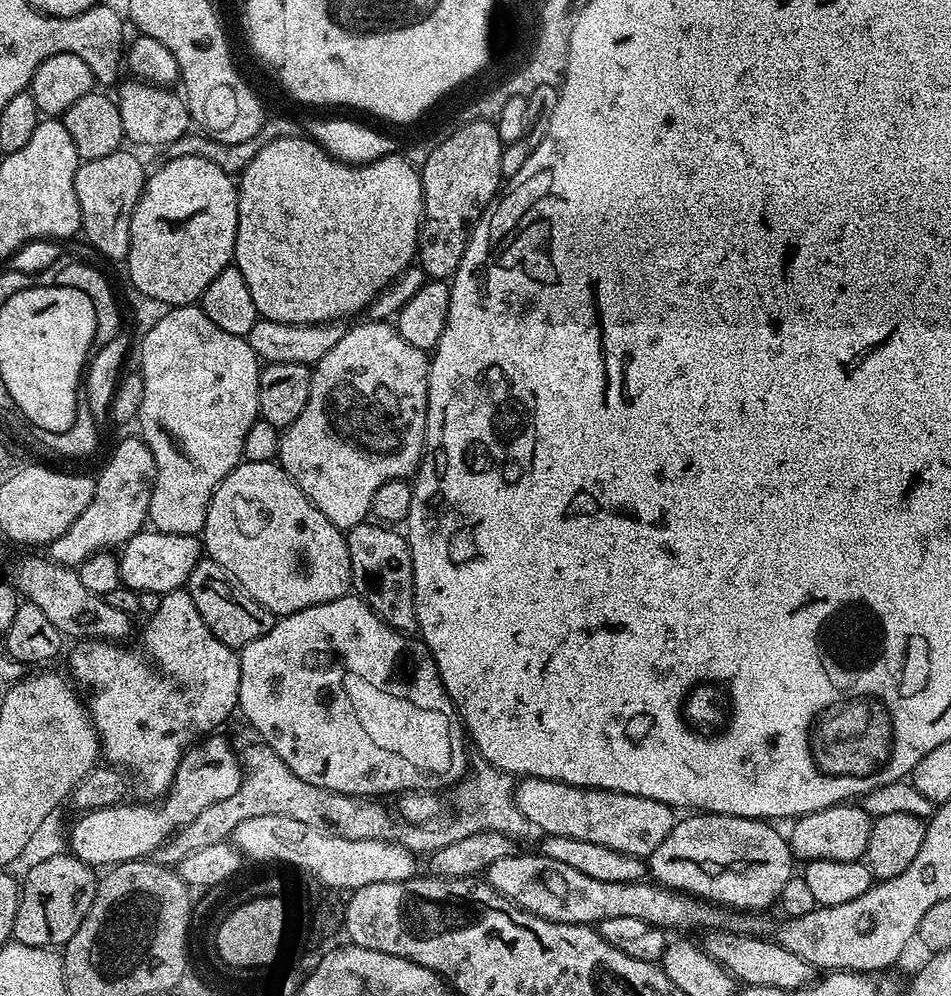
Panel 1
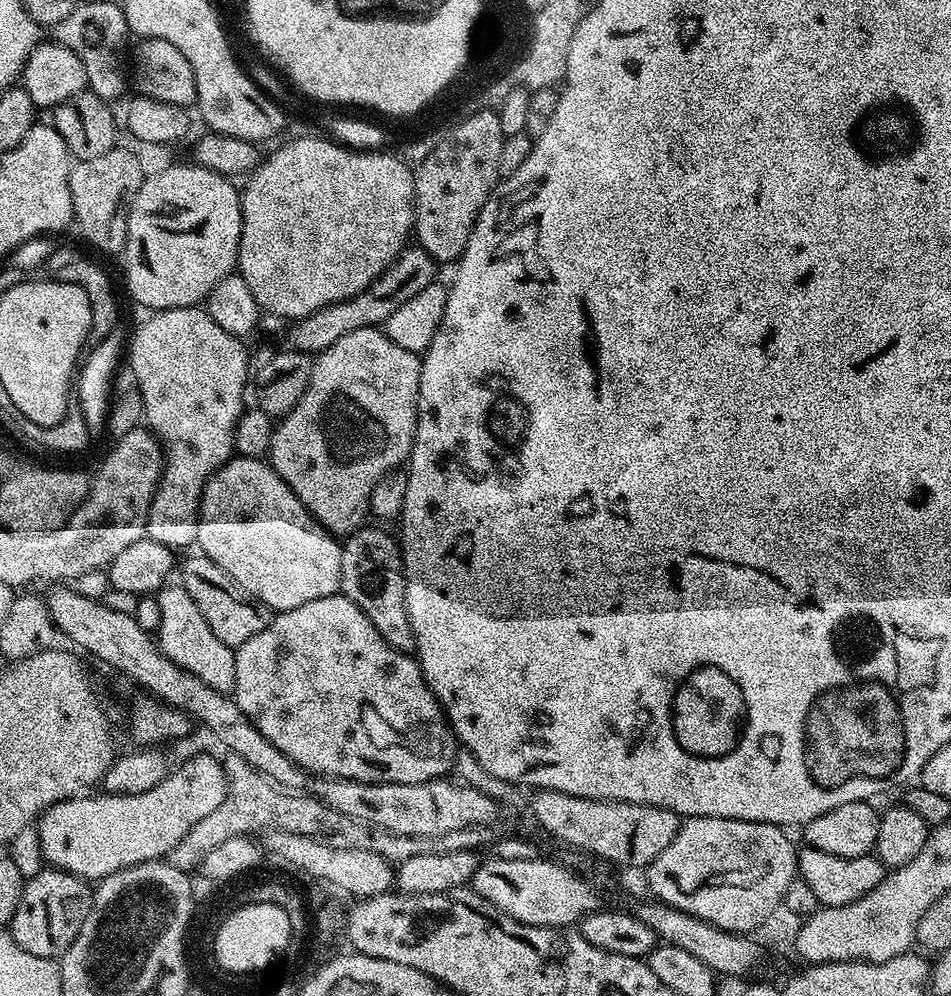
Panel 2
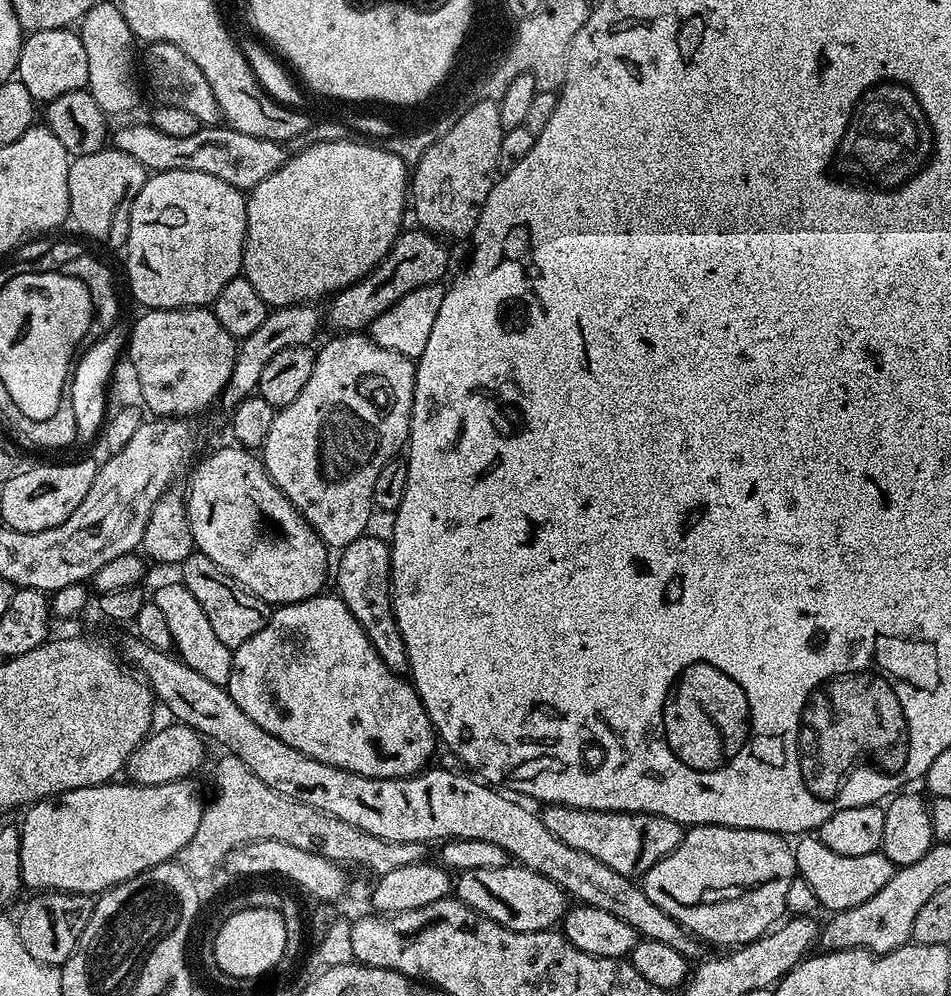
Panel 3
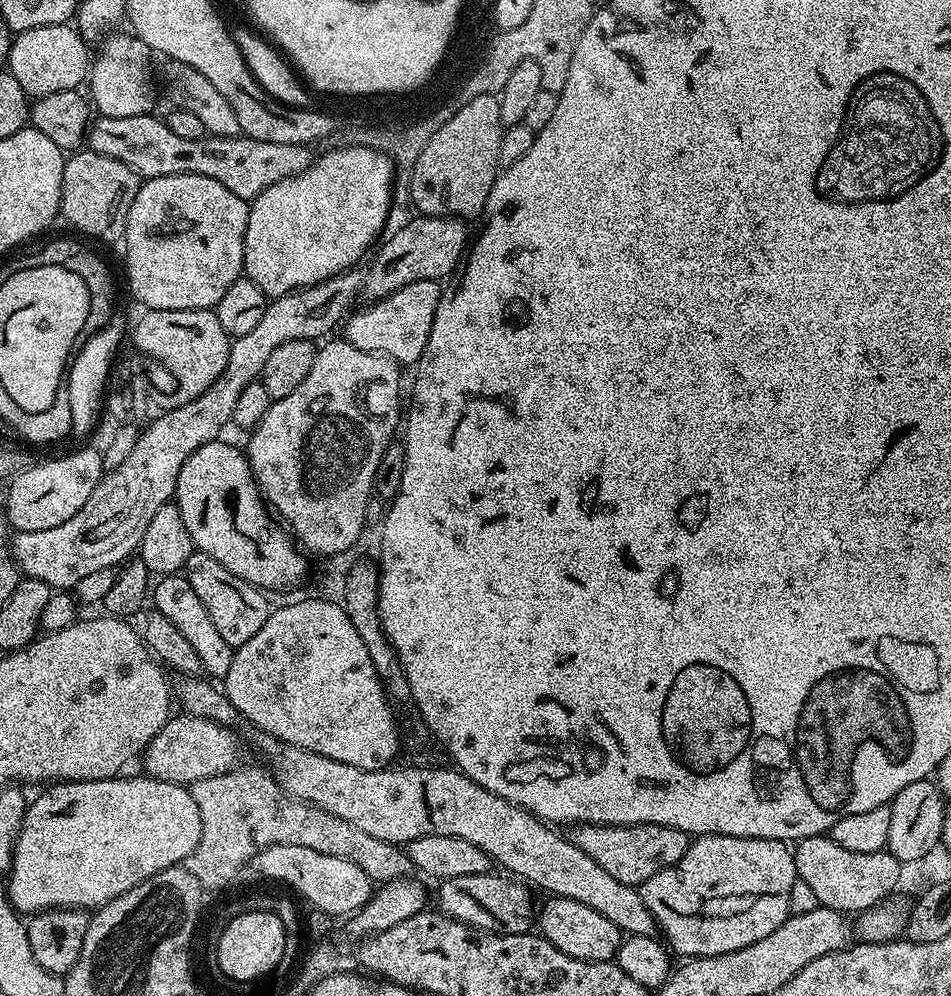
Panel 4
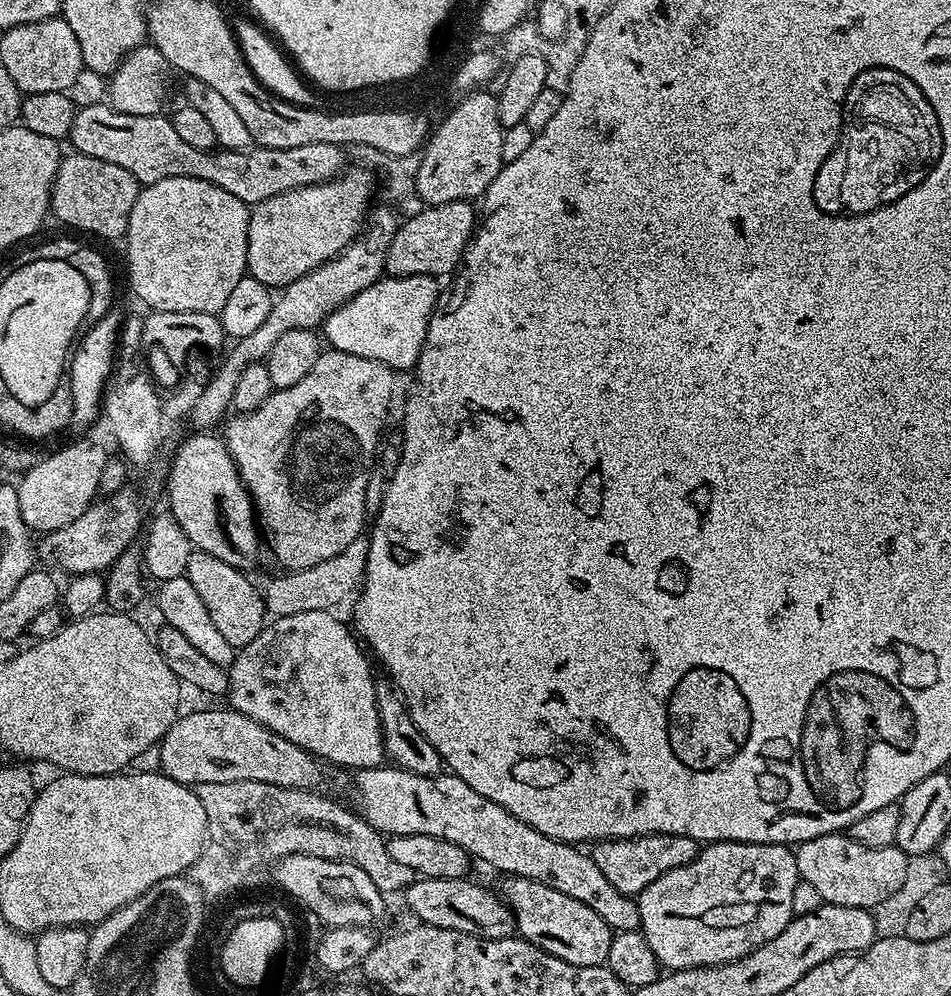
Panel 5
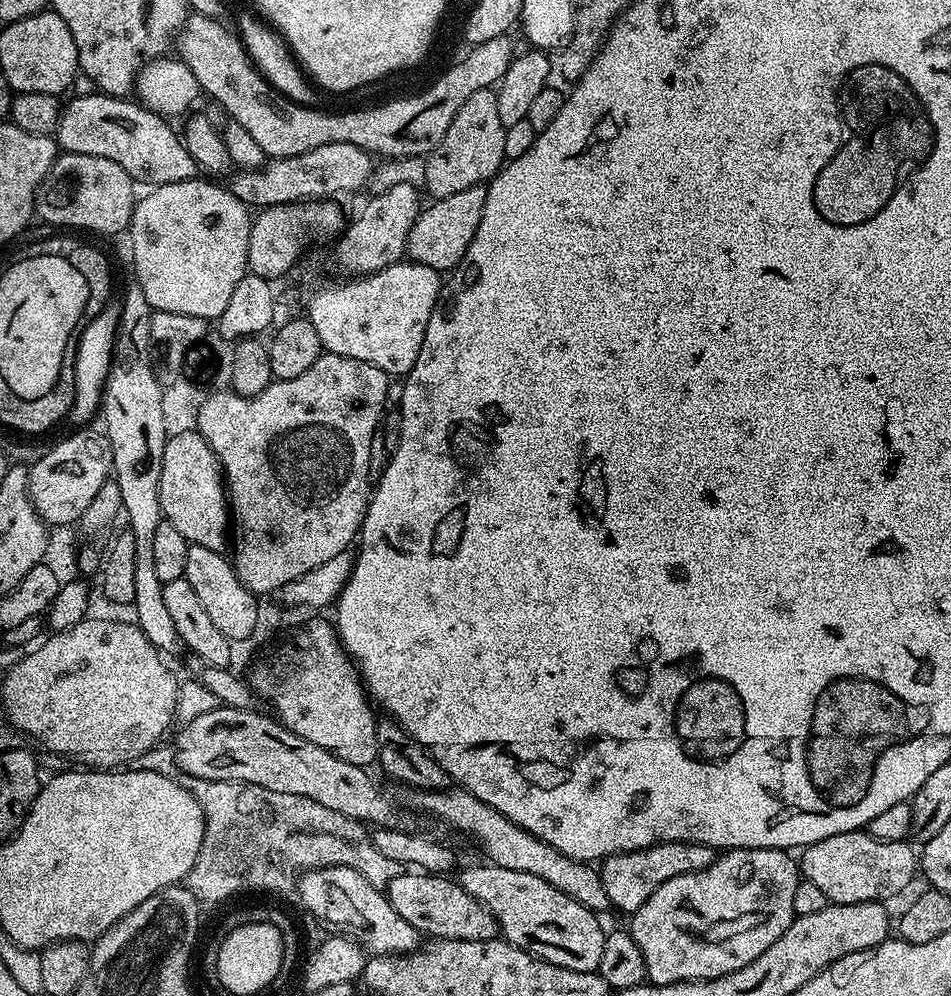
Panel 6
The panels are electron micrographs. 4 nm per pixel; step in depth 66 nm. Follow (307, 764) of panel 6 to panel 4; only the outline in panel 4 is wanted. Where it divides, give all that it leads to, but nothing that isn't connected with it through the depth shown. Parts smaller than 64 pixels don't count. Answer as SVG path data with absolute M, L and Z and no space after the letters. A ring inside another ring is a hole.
M187 714L169 715L158 734L144 747L143 771L154 780L165 780L171 784L192 785L196 780L231 772L241 763L240 740L226 724Z

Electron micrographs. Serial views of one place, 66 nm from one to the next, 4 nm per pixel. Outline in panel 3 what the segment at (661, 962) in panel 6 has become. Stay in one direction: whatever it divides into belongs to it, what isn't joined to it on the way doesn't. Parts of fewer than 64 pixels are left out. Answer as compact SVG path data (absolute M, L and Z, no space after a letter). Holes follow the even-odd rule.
M717 824L689 827L679 846L666 854L666 858L659 860L649 872L644 873L644 893L646 898L650 898L650 902L654 902L654 906L666 910L670 918L674 918L686 931L703 940L705 945L749 944L765 935L785 915L786 890L790 890L790 882L798 873L793 845L784 840L787 839L781 833L766 830L727 828Z

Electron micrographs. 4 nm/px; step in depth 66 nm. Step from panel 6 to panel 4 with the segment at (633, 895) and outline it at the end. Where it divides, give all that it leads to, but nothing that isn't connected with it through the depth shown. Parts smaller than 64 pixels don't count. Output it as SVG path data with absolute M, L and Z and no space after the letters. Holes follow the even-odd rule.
M576 824L571 829L570 839L582 854L590 854L606 874L633 886L644 884L658 874L658 870L678 862L690 843L687 832L657 824Z

